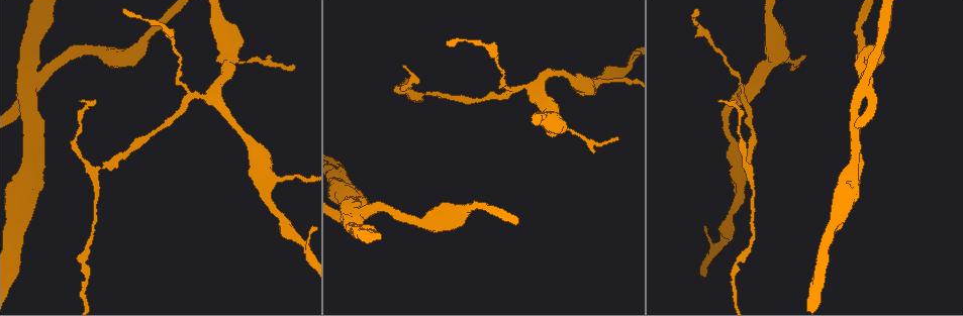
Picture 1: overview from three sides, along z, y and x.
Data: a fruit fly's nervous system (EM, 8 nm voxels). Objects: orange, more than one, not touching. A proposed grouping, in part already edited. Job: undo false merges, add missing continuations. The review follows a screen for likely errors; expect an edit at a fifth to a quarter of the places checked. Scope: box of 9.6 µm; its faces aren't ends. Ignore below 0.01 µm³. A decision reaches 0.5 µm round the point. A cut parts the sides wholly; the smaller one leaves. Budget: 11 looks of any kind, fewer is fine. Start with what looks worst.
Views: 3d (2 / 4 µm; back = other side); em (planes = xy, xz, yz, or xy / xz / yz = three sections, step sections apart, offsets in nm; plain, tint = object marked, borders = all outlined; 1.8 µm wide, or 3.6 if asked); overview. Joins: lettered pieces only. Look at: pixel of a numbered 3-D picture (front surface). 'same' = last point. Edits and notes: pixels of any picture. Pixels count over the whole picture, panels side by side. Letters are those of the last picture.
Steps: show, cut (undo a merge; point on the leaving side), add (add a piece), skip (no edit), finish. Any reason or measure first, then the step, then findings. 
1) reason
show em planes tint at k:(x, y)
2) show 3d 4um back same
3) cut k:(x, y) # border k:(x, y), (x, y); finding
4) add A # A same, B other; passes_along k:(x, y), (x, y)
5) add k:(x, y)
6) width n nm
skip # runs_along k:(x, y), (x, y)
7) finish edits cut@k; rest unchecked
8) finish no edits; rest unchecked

touches itself
show 3d 4um back at 1:(772, 62)

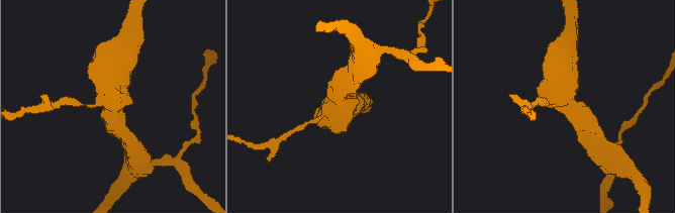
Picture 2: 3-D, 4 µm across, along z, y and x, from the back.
now the EM
show em xz step 16 borders at 2:(110, 104)

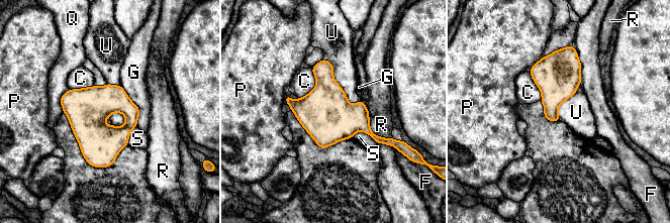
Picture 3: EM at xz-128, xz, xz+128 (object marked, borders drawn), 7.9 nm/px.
width 140 nm
skip # C other, F other, G other, P other, Q other, R other, S other, U other; border 3:(323, 59), (347, 99), (359, 102); continuous, no second neuron

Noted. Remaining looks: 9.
sudden change in width
show 3d 4um back at 1:(30, 140)

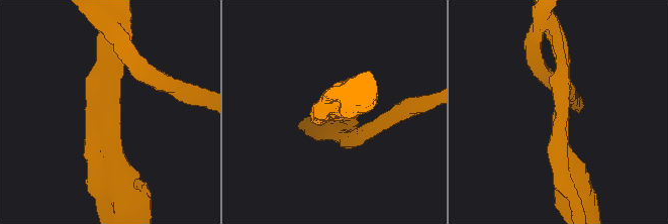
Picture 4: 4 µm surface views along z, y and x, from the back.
show em xz step 4 tint at 4:(111, 110)

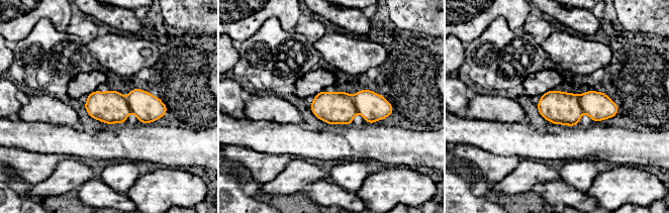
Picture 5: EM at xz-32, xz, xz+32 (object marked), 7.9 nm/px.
show em xy step 16 borders same

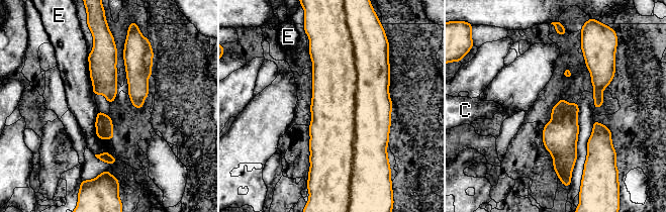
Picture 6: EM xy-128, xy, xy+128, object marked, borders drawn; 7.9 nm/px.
longest_contact E 260 nm
skip # C other, E other; border 6:(97, 110), (95, 133), (110, 139); all the same neuron

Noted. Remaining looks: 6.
three-way junction
show 3d 2um at 1:(350, 230)

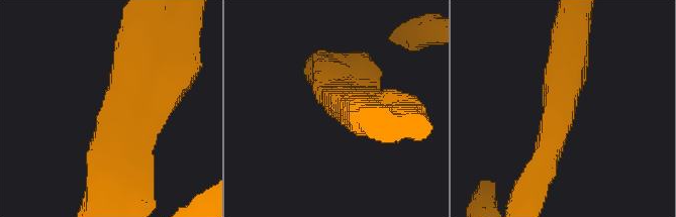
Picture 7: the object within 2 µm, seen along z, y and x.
shape alone is not enough
show em yz step 4 tint at 7:(123, 112)

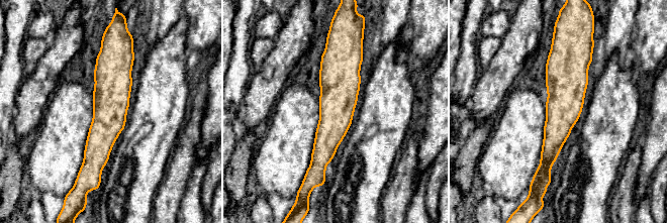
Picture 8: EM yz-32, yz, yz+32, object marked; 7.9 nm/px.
show em planes borders same

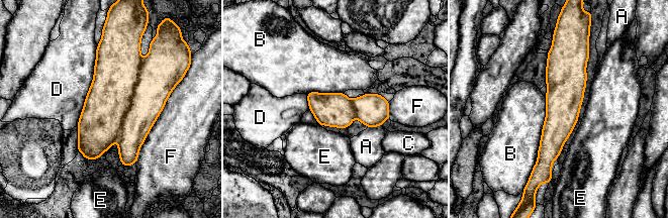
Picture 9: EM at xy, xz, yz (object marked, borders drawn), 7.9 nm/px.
longest_contact F 700 nm
skip # A other, B other, C other, D other, E other, F other; one neuron here

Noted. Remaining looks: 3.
tapers out
show 3d 4um at 1:(789, 66)

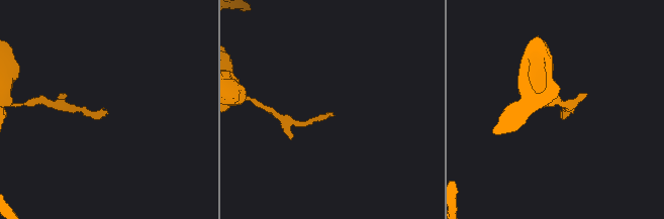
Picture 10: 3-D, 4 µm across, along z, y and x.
now the EM
show em planes borders at 10:(330, 112)

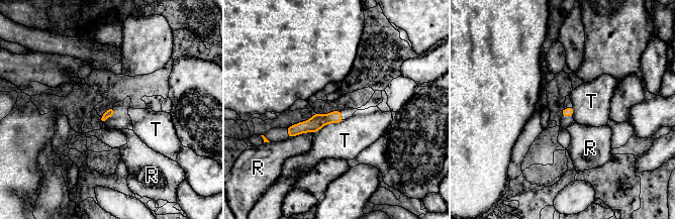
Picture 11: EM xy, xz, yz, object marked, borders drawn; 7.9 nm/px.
longest_contact T 260 nm
skip # R other, T other; none of them fits

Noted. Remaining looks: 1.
finish no edits; rest unchecked

